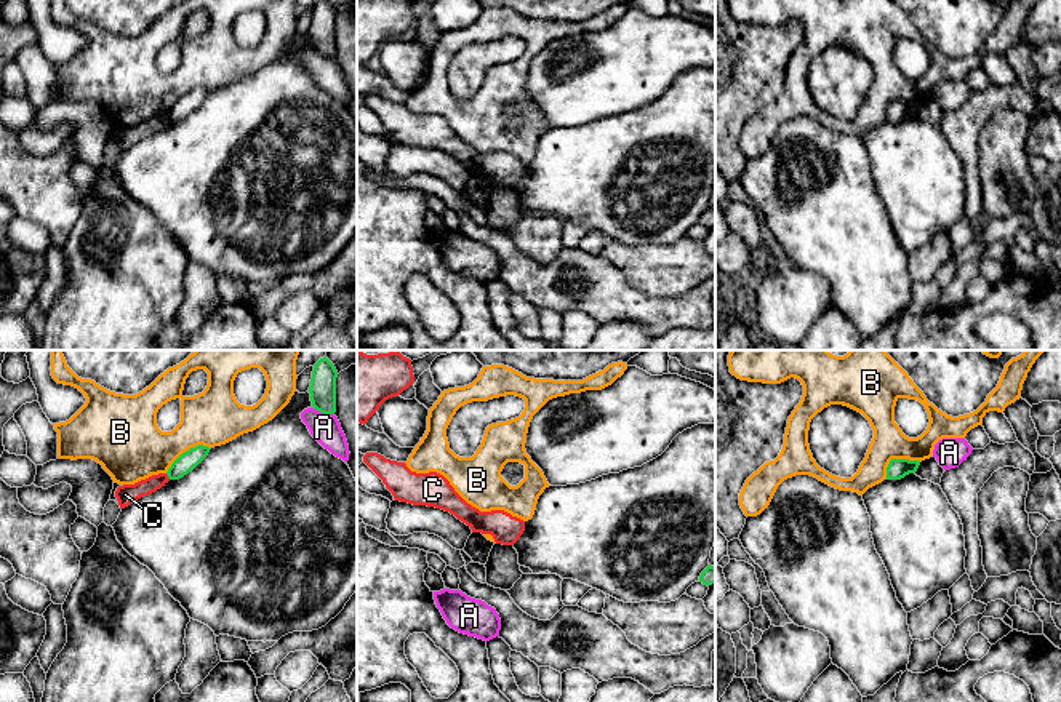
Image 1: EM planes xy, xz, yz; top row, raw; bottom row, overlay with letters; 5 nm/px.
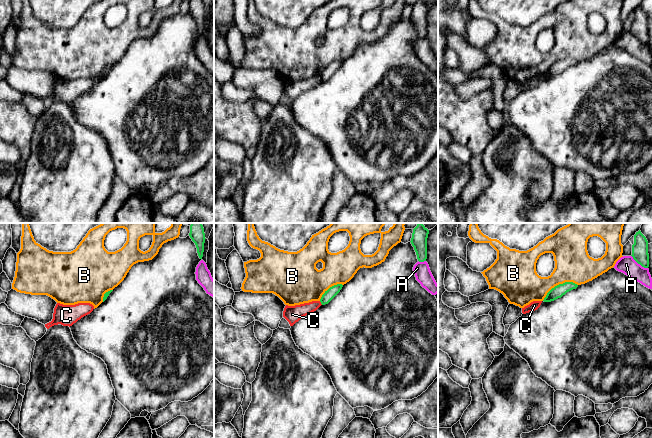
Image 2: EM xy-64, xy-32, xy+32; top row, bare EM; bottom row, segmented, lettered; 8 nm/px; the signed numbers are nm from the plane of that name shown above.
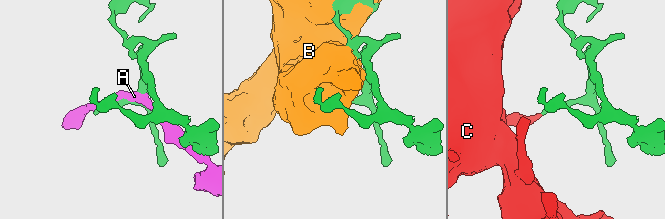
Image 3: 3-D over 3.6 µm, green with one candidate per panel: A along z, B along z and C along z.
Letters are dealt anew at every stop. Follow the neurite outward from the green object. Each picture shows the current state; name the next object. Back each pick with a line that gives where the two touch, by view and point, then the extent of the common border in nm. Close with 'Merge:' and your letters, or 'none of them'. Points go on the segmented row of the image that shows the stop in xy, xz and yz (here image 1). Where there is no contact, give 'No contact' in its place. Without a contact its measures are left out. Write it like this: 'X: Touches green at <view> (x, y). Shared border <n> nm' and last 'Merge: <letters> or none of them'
Merge: none of them

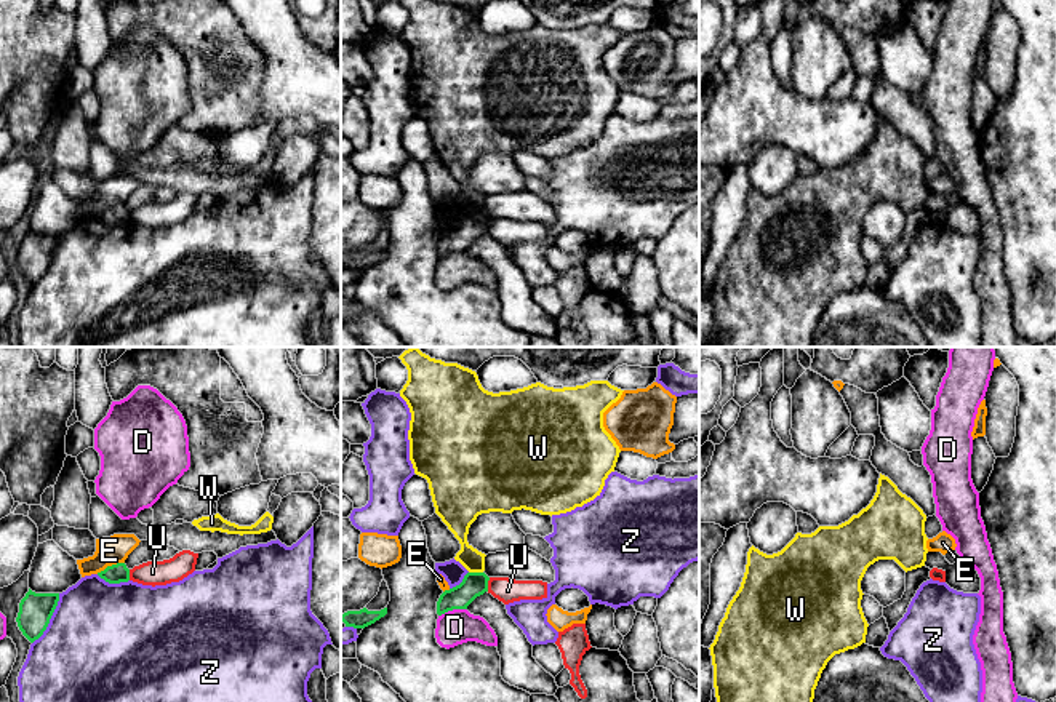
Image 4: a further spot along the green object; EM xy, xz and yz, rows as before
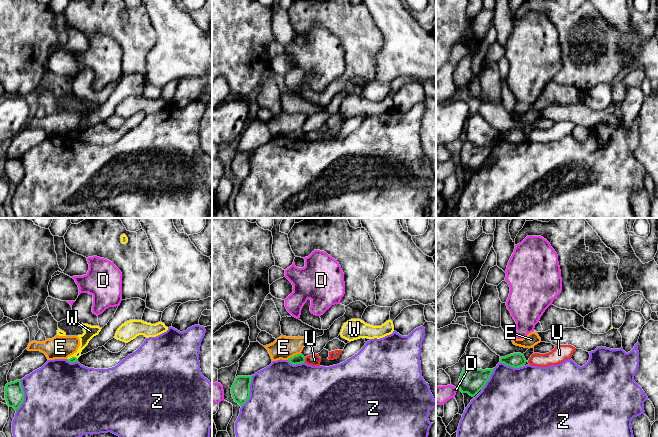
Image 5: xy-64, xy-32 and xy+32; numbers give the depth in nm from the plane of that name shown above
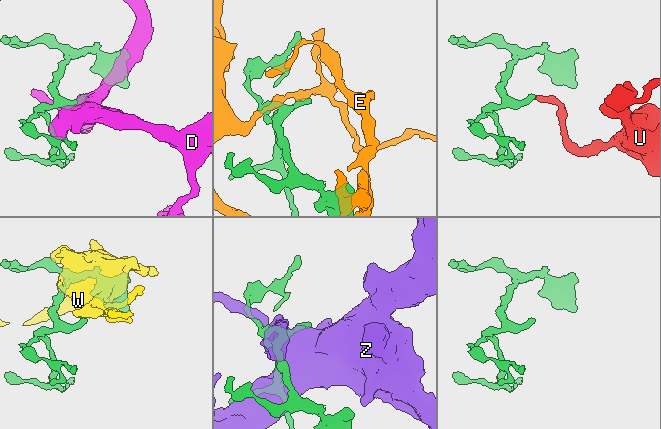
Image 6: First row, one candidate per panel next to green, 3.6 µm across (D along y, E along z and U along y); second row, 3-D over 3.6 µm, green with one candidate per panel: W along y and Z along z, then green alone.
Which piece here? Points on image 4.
Merge: none of them

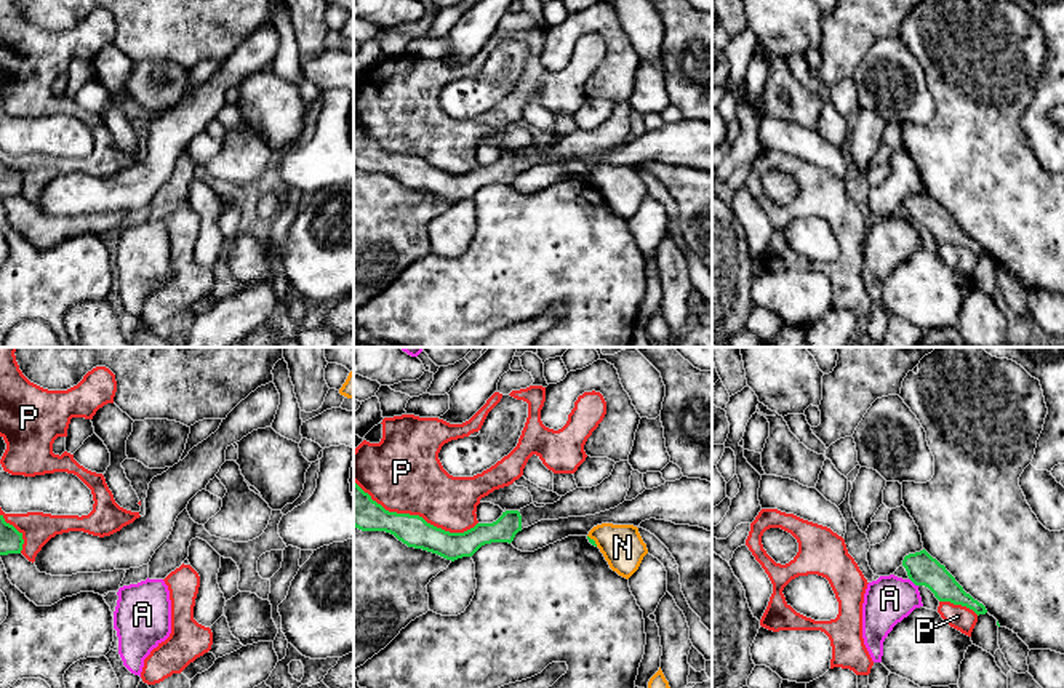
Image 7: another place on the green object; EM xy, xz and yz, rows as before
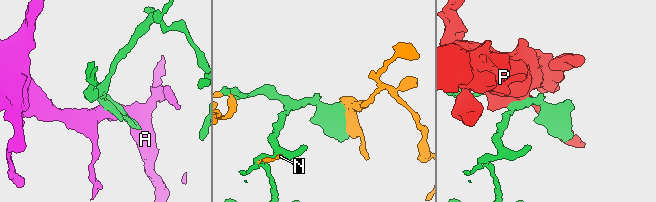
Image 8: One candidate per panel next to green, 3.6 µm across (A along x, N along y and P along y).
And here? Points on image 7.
Merge: none of them

